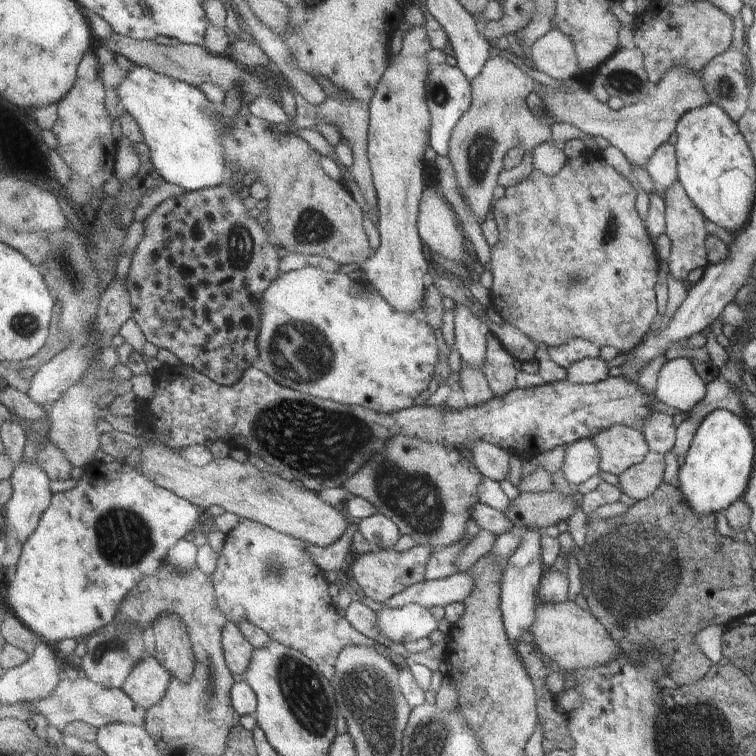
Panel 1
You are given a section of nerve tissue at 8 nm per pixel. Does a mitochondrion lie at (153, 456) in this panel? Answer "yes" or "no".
no

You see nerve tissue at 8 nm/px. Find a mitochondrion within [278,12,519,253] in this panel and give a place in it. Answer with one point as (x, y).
(479, 153)

